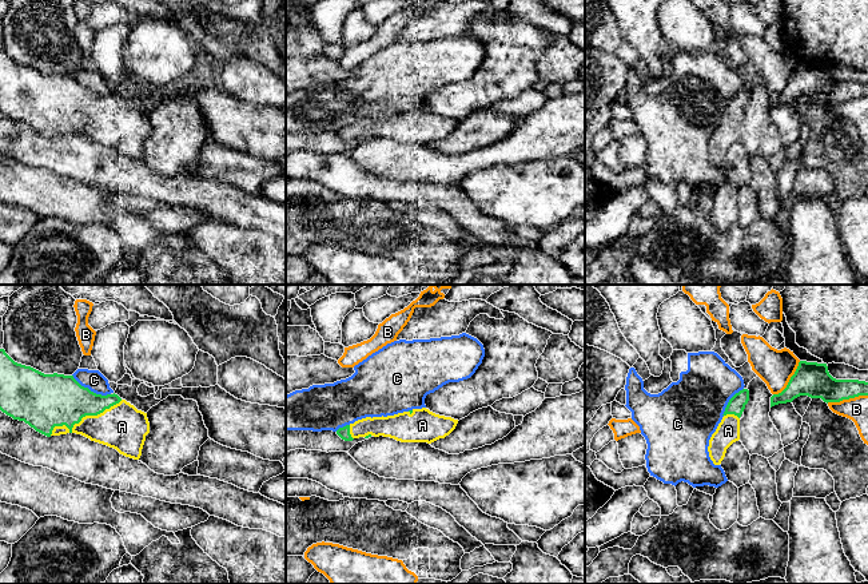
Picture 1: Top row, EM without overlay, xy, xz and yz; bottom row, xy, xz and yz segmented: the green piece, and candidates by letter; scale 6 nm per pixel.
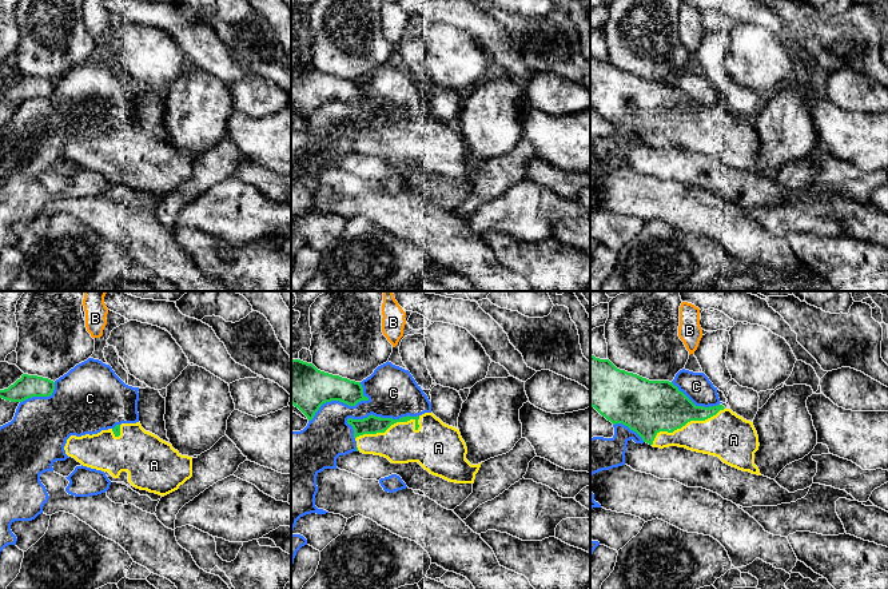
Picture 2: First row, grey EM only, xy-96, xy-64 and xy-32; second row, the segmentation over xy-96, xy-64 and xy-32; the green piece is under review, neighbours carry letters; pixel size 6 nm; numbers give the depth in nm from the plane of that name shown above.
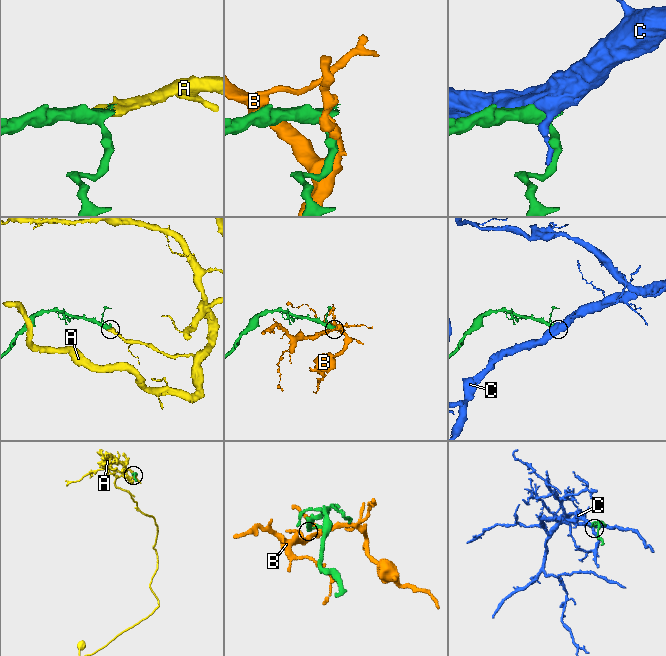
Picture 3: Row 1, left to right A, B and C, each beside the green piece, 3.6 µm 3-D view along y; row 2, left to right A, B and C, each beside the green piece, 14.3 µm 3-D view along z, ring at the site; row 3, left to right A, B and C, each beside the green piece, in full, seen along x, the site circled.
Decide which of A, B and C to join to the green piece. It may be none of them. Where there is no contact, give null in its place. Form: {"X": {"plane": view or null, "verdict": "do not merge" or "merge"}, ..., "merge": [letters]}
{"A": {"plane": "xy", "verdict": "merge"}, "B": {"plane": "yz", "verdict": "do not merge"}, "C": {"plane": "xy", "verdict": "do not merge"}, "merge": ["A"]}

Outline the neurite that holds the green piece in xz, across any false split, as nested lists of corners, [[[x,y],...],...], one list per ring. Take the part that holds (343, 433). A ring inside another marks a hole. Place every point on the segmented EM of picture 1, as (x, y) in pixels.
[[[426,408],[413,409],[387,417],[366,417],[337,430],[345,441],[365,437],[390,437],[401,442],[431,444],[449,436],[458,420],[430,412]]]

